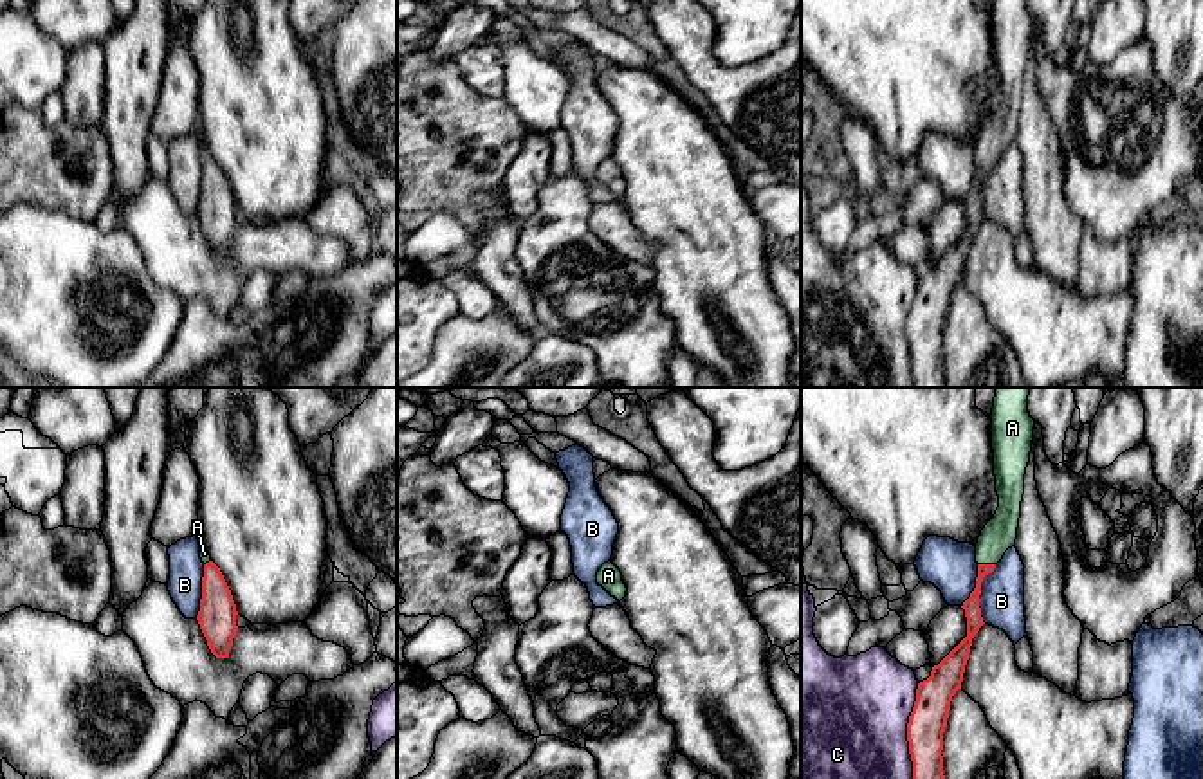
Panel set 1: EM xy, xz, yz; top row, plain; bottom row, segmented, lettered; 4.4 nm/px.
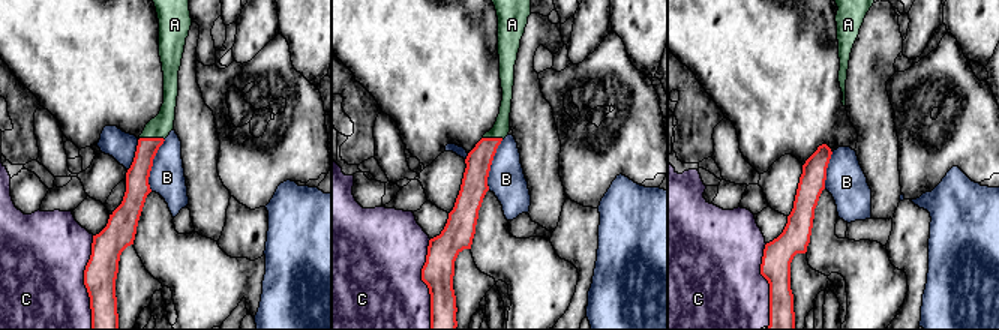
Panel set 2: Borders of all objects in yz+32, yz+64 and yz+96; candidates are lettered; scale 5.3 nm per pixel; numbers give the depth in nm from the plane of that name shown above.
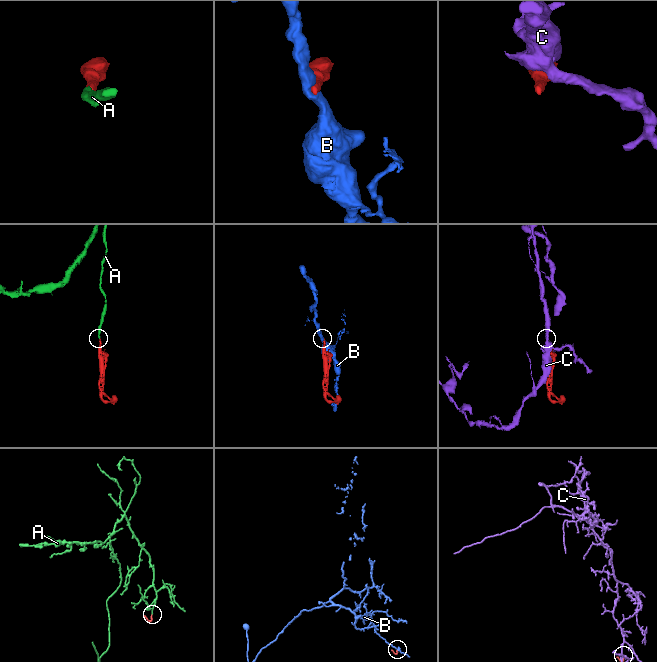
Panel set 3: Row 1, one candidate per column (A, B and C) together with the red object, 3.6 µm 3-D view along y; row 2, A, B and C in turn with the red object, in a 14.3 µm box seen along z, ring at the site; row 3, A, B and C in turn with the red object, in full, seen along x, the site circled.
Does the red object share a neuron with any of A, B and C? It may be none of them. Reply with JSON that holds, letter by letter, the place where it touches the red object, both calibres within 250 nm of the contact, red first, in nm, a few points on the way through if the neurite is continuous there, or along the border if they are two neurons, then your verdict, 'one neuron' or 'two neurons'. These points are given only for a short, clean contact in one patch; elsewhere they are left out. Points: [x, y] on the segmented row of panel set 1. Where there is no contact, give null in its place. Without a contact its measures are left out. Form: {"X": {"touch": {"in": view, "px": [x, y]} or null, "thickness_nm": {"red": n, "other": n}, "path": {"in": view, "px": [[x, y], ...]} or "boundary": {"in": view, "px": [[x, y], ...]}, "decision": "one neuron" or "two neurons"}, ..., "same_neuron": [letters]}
{"A": {"touch": {"in": "yz", "px": [987, 565]}, "thickness_nm": {"red": 80, "other": 150}, "path": {"in": "yz", "px": [[973, 612], [978, 579], [987, 565], [989, 549], [1000, 534]]}, "decision": "one neuron"}, "B": {"touch": {"in": "yz", "px": [980, 594]}, "thickness_nm": {"red": 80, "other": 200}, "boundary": {"in": "yz", "px": [[996, 565], [982, 583], [980, 615], [983, 623]]}, "decision": "two neurons"}, "C": {"touch": {"in": "yz", "px": [908, 731]}, "thickness_nm": {"red": 170, "other": 480}, "decision": "two neurons"}, "same_neuron": ["A"]}

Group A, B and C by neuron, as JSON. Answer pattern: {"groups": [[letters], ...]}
{"groups": [["A"], ["B"], ["C"]]}

